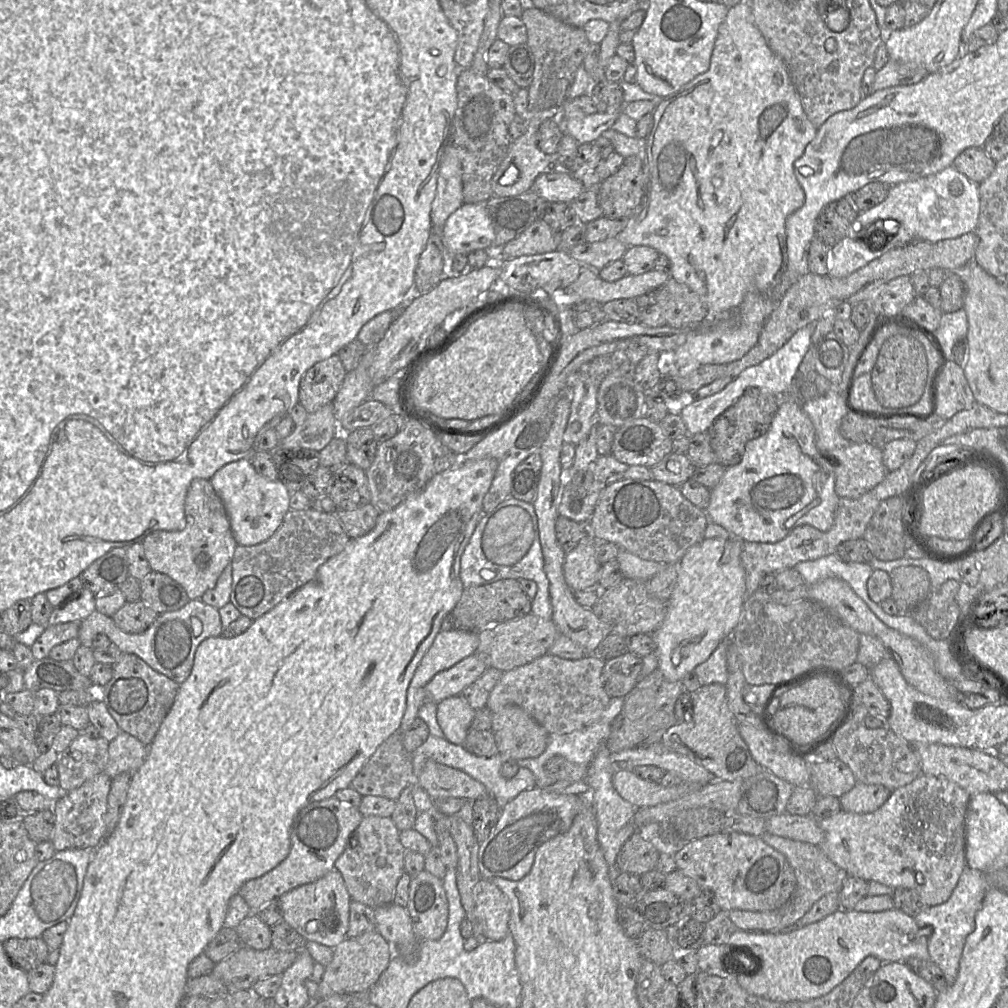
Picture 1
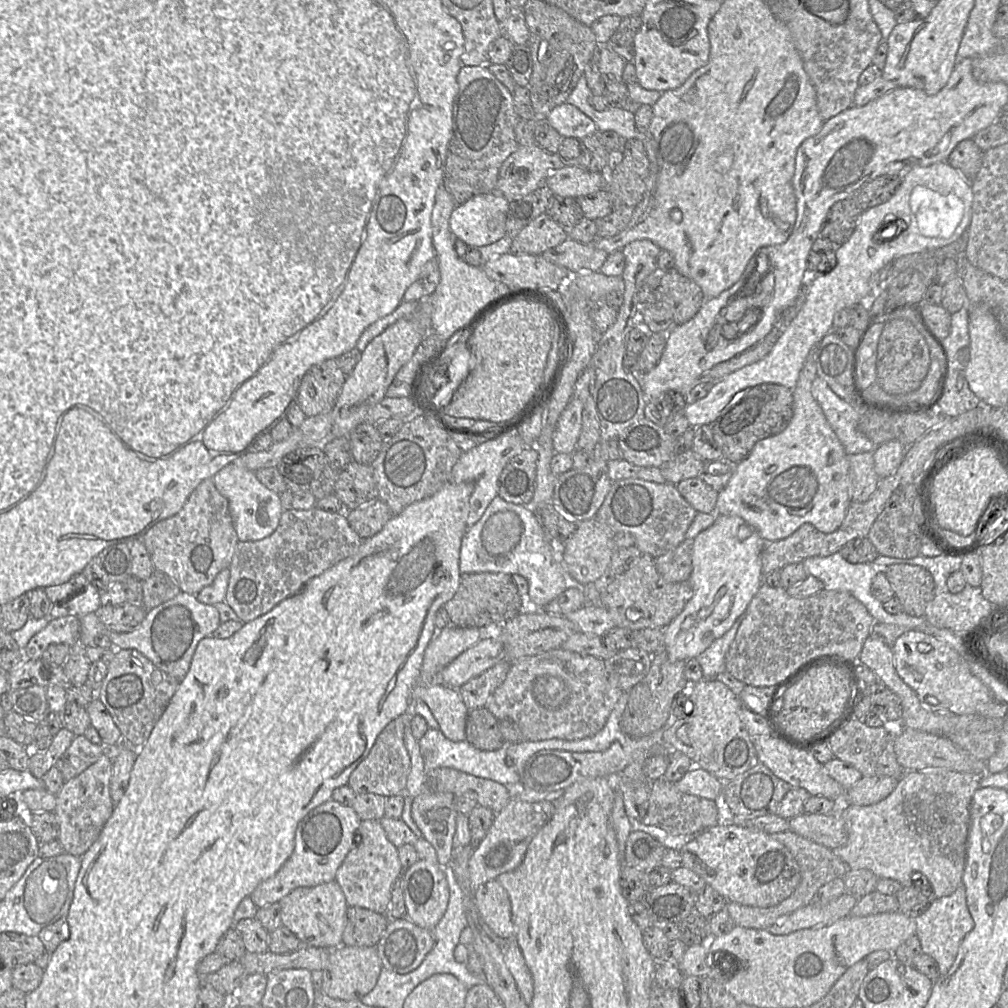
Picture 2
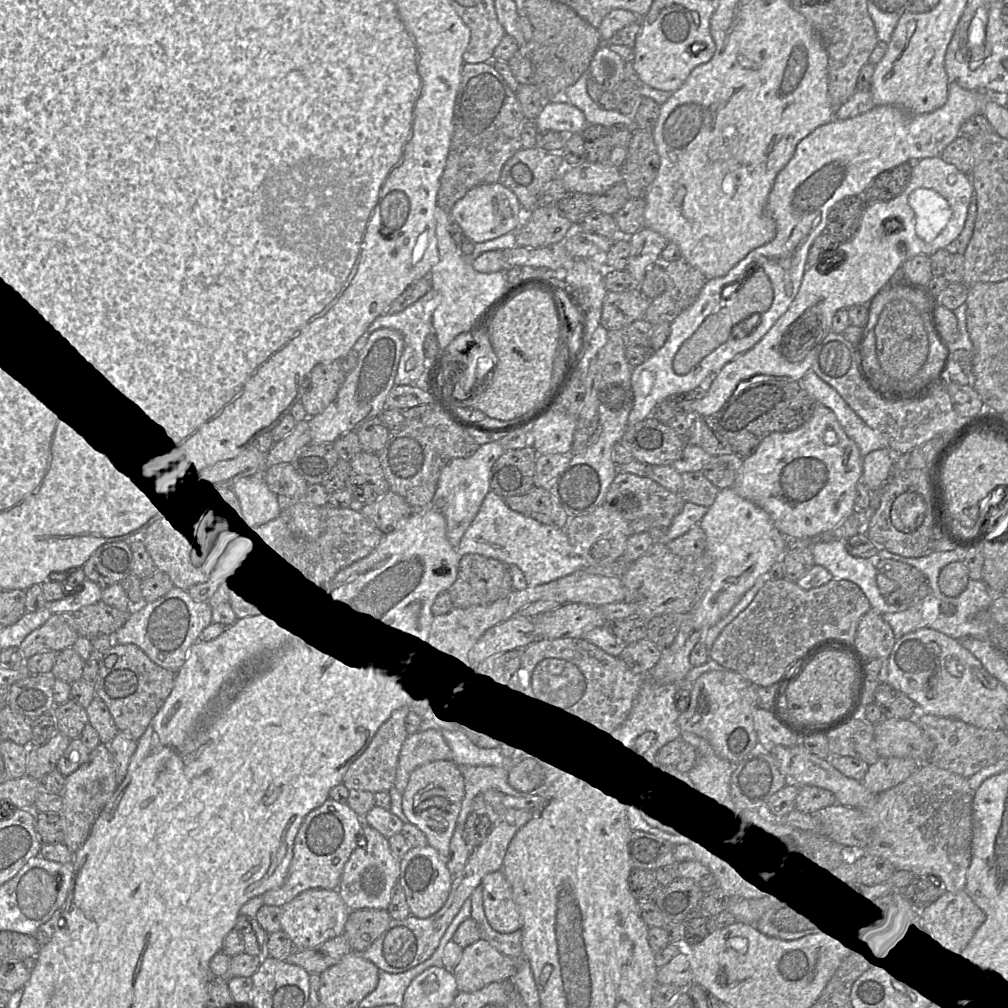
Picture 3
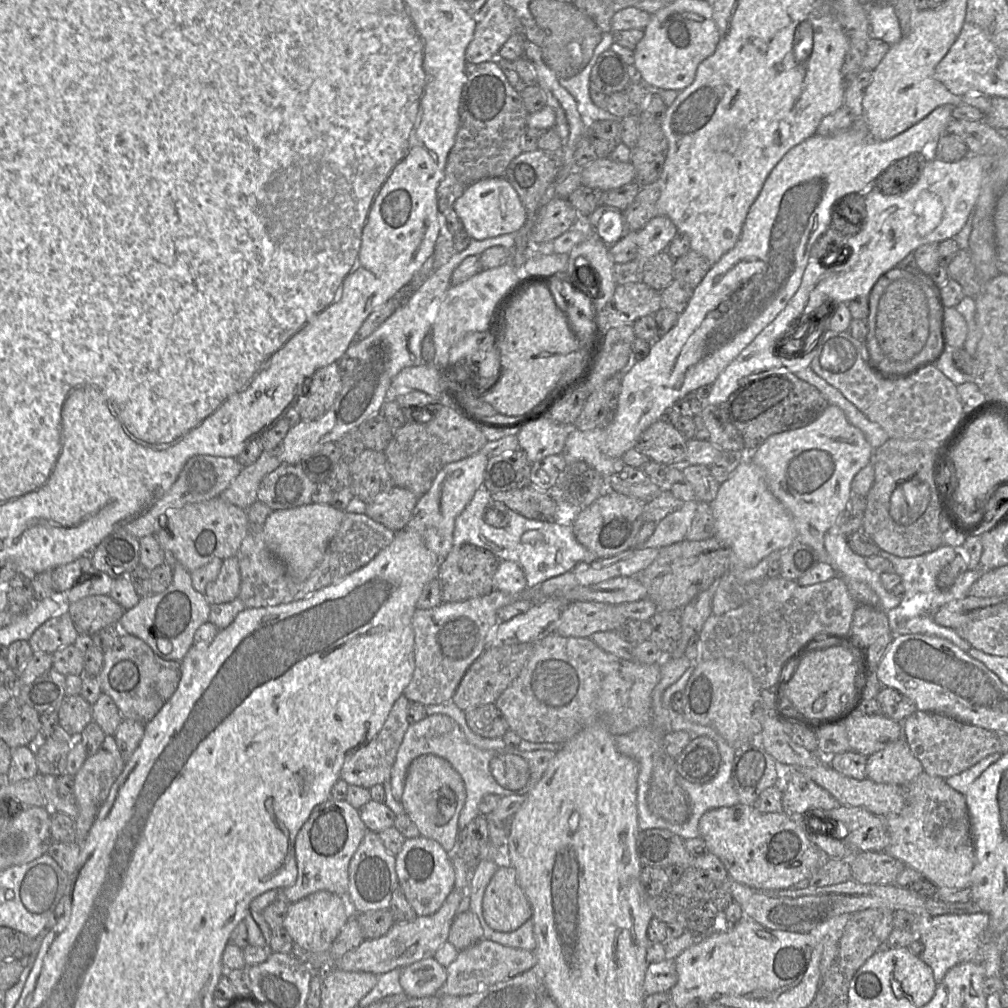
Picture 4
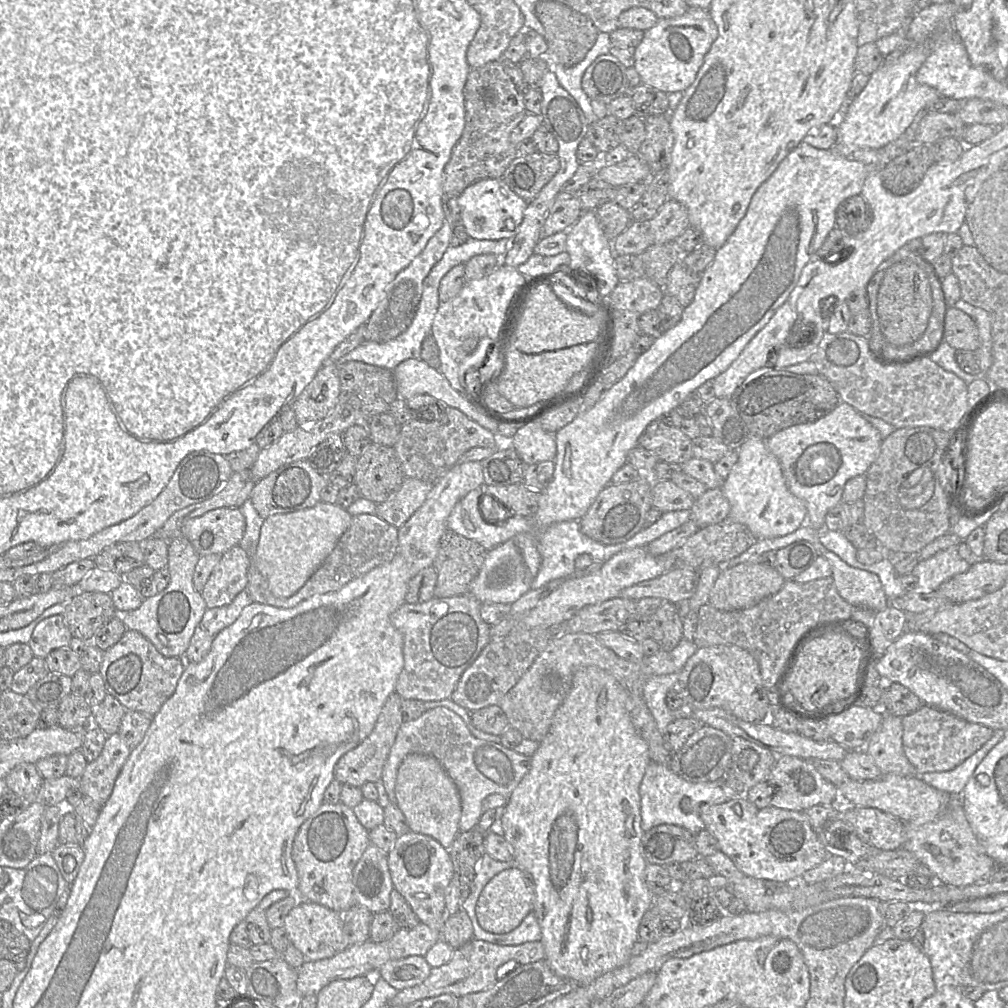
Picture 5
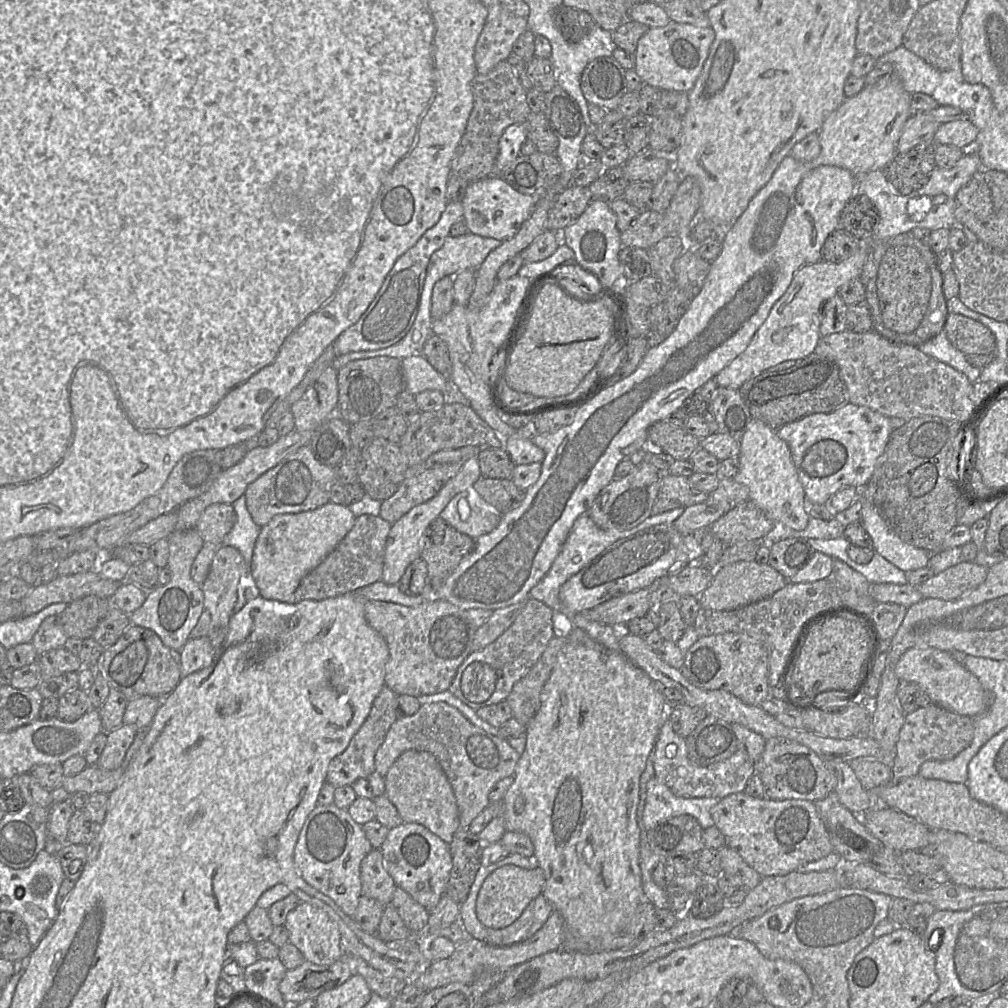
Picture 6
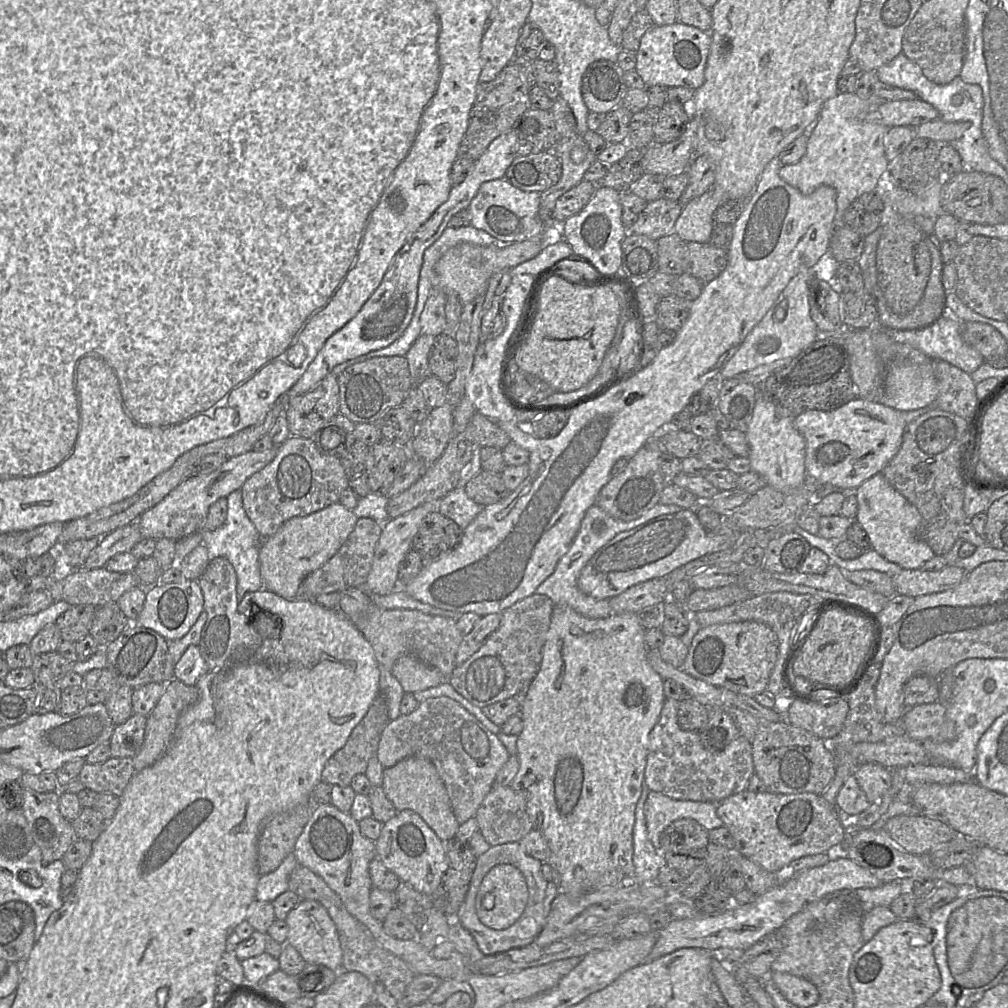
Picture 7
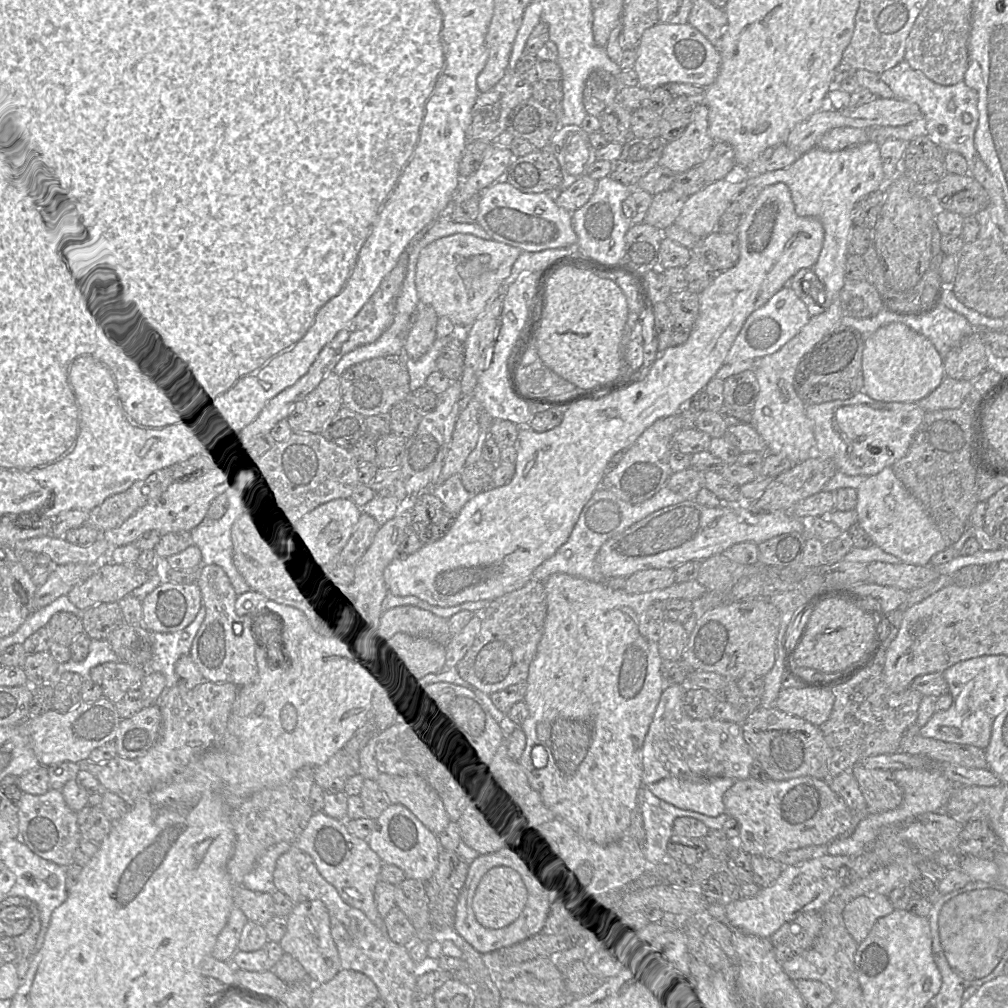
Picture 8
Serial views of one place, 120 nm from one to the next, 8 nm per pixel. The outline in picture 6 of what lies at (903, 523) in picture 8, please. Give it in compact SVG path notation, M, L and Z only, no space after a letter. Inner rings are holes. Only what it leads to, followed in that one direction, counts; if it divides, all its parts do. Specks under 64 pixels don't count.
M863 498L861 524L872 538L874 551L897 568L910 572L927 566L931 554L902 541L877 509Z

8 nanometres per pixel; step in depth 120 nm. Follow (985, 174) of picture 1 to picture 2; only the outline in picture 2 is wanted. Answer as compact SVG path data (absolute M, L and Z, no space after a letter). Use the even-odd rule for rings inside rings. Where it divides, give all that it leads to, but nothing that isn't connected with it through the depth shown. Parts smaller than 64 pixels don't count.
M966 139L957 144L946 162L972 183L981 167L983 153L972 139Z

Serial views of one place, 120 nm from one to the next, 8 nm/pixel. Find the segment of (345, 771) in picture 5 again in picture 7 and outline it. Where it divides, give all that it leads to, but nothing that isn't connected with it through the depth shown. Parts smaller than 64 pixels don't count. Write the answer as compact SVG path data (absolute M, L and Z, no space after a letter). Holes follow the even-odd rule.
M379 692L362 720L353 728L345 745L325 763L321 779L330 785L350 786L354 776L365 774L368 762L377 752L381 734L390 722L385 698Z

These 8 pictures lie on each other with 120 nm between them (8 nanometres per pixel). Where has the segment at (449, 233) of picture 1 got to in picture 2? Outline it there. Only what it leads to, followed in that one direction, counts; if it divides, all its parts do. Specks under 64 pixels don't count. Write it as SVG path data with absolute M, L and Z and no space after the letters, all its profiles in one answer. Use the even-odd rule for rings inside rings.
M497 192L477 195L465 203L456 205L449 218L449 227L454 237L464 241L468 247L484 247L507 235L506 216L508 199Z

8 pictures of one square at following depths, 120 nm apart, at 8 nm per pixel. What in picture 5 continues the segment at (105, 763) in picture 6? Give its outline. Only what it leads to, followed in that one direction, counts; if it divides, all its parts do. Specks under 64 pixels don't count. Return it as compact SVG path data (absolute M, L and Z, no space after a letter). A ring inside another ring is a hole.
M115 733L107 736L99 757L87 764L79 778L80 790L97 807L102 807L110 797L131 750L119 733Z

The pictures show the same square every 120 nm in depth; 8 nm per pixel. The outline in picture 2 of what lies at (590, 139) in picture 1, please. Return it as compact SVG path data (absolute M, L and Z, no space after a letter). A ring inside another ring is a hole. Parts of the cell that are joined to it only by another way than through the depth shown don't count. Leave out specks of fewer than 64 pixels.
M567 102L555 107L545 119L564 138L581 140L598 131L591 118Z

